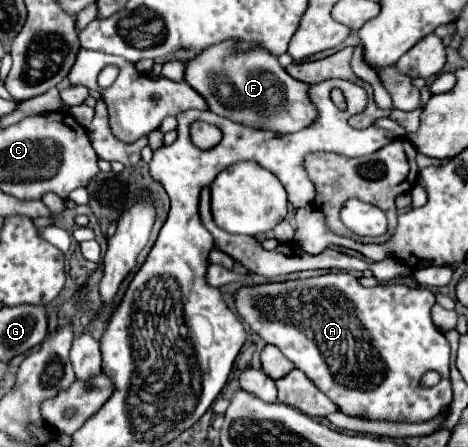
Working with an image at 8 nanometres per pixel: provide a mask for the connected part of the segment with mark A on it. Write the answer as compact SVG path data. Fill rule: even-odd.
M325 273L311 279L243 287L235 295L235 307L243 321L249 323L249 327L267 343L277 345L321 393L329 395L341 413L365 417L369 421L401 423L421 423L433 419L451 403L449 343L431 319L433 305L435 295L429 289L413 289L403 283L361 287L349 273ZM427 371L437 371L441 375L441 381L435 387L421 385L421 377Z

